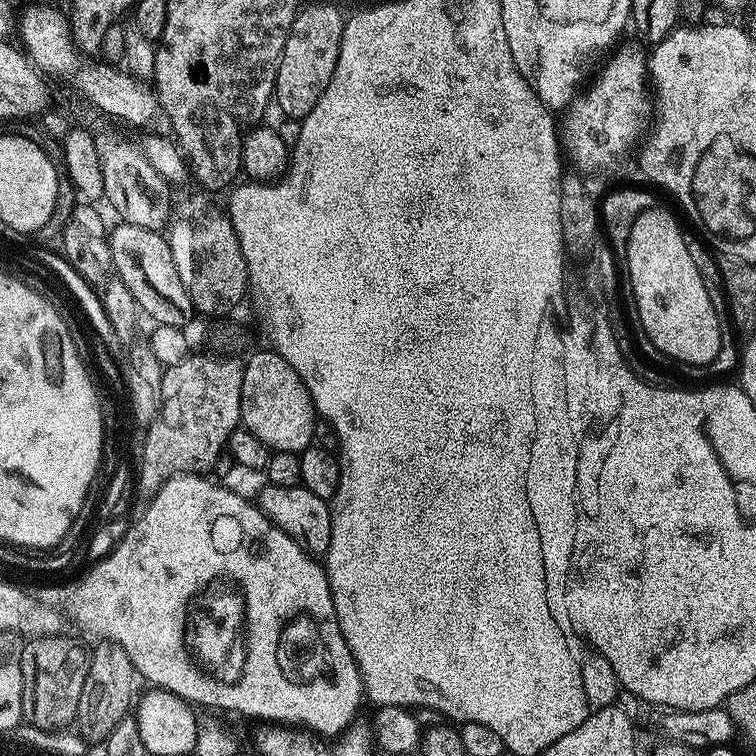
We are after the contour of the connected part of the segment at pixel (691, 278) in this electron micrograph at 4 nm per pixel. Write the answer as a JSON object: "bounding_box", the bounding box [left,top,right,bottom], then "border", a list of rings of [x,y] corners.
{"bounding_box":[623,206,722,366],"border":[[[653,206],[637,212],[623,259],[628,263],[636,316],[649,342],[680,364],[710,366],[722,346],[722,316],[714,310],[710,294],[706,294],[706,282],[698,266],[694,266],[694,258],[690,258],[688,241],[675,214]]]}

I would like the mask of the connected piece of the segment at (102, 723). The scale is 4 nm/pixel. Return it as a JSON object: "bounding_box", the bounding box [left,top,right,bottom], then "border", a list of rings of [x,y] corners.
{"bounding_box":[74,640,138,742],"border":[[[100,640],[96,645],[97,648],[93,647],[90,652],[86,674],[88,686],[78,702],[74,724],[75,727],[80,727],[78,732],[84,740],[86,738],[103,742],[108,739],[110,730],[114,730],[114,726],[118,726],[118,722],[122,722],[122,718],[133,711],[134,701],[138,696],[138,673],[134,662],[130,662],[130,654],[126,654],[120,644]]]}

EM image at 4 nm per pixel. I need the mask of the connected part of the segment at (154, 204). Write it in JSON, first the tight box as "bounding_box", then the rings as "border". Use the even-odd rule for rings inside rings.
{"bounding_box":[96,134,173,232],"border":[[[102,134],[96,136],[96,145],[98,158],[102,162],[103,199],[112,203],[113,210],[120,215],[119,219],[125,224],[142,226],[155,232],[167,229],[173,215],[173,189],[158,174],[158,170],[146,162],[139,147],[135,143],[123,144],[116,136]]]}

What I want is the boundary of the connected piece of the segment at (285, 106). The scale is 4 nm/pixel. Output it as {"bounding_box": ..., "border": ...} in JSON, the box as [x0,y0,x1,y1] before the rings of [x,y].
{"bounding_box":[274,4,345,121],"border":[[[314,4],[310,8],[304,6],[297,11],[276,71],[274,104],[280,107],[281,117],[301,121],[308,117],[314,106],[318,106],[318,98],[322,98],[326,86],[330,86],[334,66],[338,62],[345,19],[338,9],[326,4]]]}

